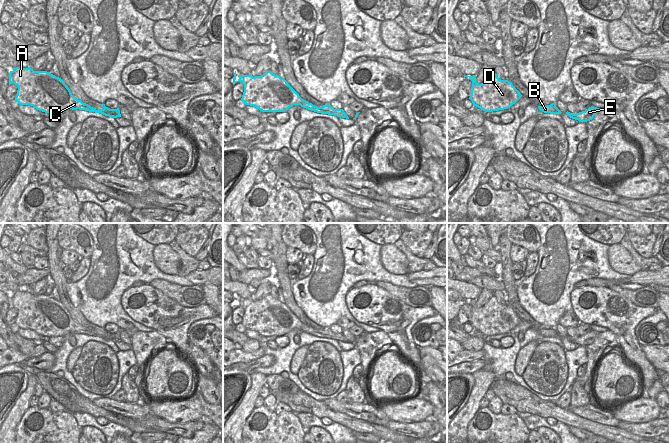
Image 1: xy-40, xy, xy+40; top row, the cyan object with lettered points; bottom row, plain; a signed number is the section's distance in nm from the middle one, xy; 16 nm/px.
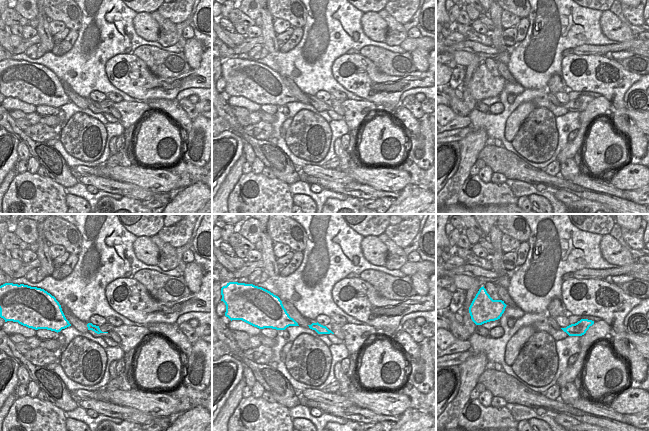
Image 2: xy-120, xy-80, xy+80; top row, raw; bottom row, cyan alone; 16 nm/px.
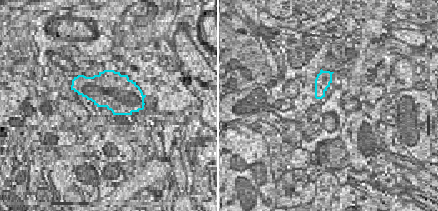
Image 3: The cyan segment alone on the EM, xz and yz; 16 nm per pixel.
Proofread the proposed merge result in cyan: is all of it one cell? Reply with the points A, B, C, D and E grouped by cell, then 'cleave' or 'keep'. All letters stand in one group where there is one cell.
A B C D E | keep

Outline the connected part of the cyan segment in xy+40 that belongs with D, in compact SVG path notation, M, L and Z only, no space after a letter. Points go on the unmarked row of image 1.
M494 295L481 308L476 306L476 299L467 301L472 305L469 323L483 335L508 333L522 321L511 306L499 303Z

